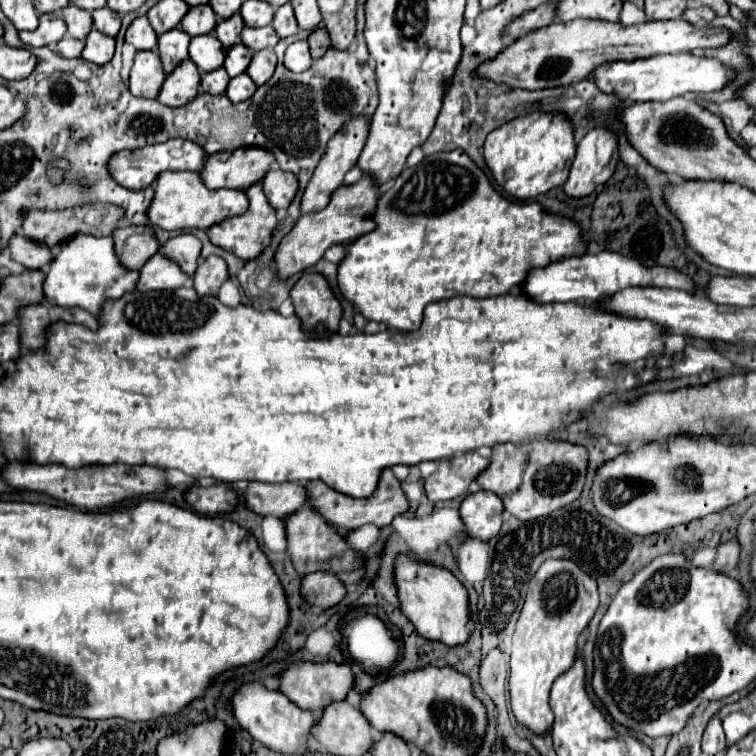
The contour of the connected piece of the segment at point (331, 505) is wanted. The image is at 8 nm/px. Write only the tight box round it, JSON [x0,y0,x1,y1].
[305,469,409,531]

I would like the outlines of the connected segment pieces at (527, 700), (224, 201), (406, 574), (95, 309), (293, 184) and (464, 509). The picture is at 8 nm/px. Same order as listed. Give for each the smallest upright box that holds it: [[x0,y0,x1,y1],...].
[[511,559,599,735],[149,171,249,231],[397,555,471,647],[45,235,139,317],[263,169,299,209],[461,489,503,541]]

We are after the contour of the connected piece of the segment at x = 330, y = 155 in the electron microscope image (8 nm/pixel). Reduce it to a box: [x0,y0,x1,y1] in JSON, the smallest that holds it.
[301,119,369,213]

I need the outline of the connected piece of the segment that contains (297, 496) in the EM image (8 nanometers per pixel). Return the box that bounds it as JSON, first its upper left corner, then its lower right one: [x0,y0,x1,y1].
[247,483,307,517]

